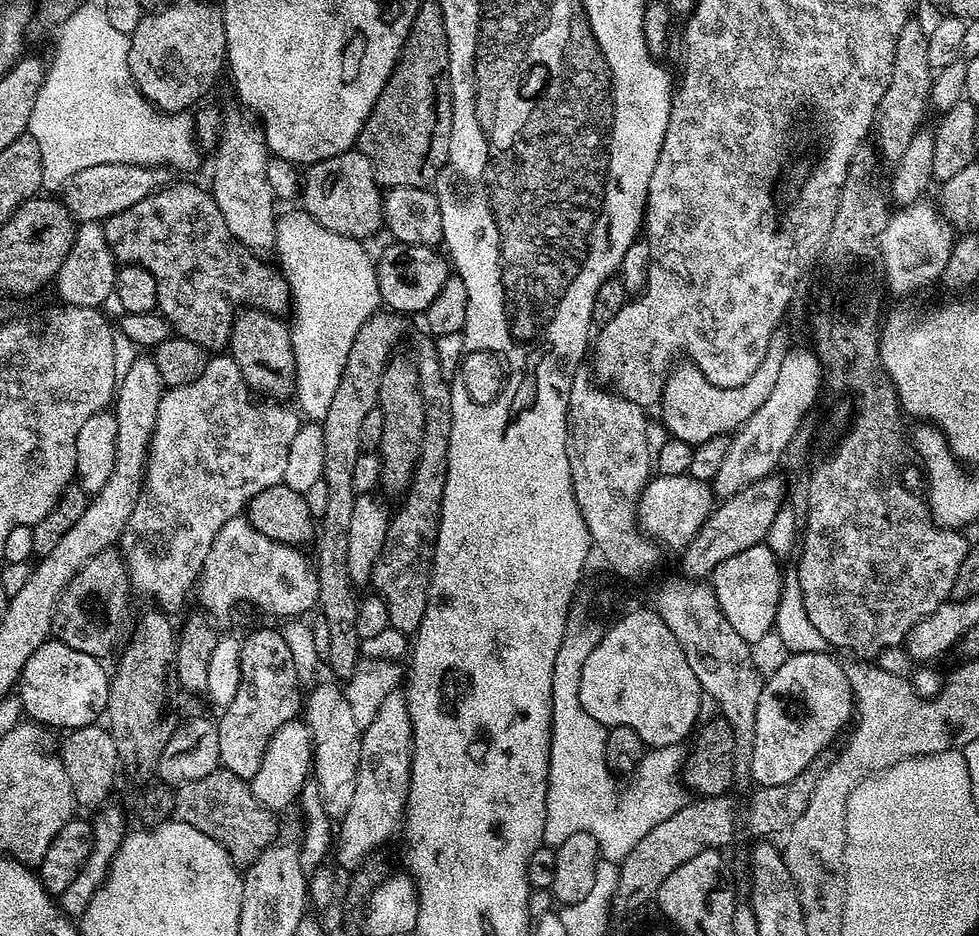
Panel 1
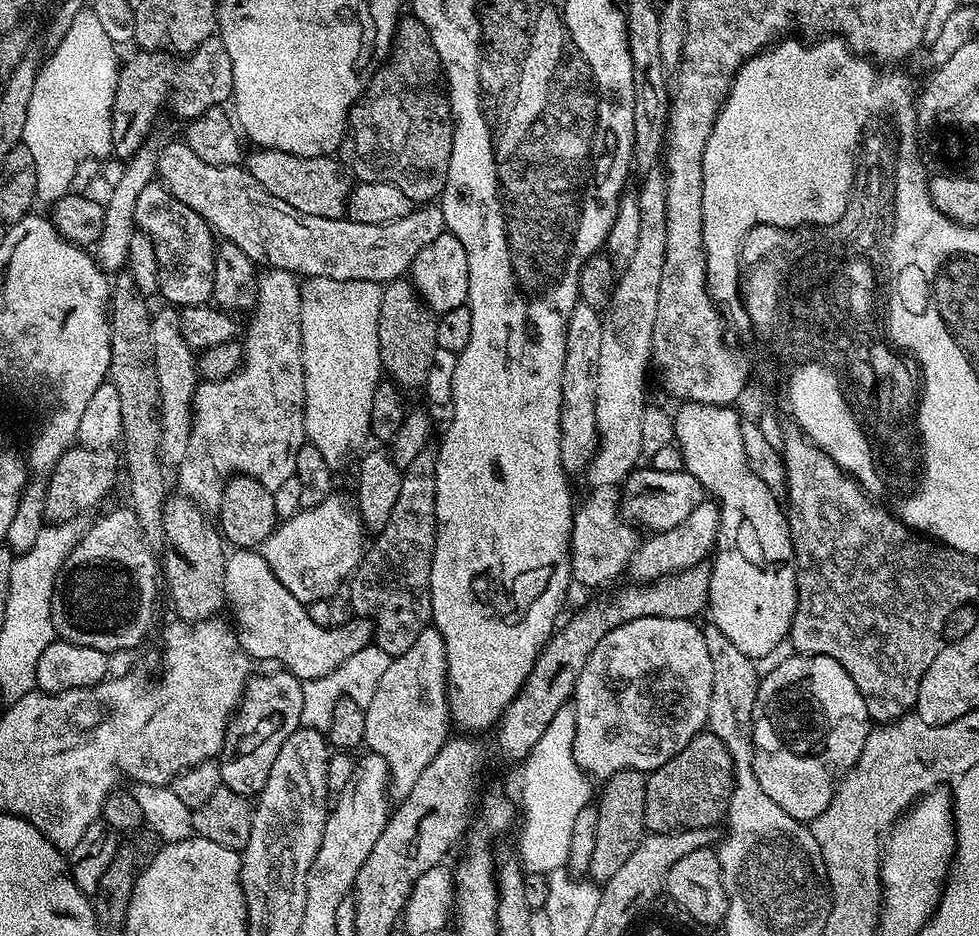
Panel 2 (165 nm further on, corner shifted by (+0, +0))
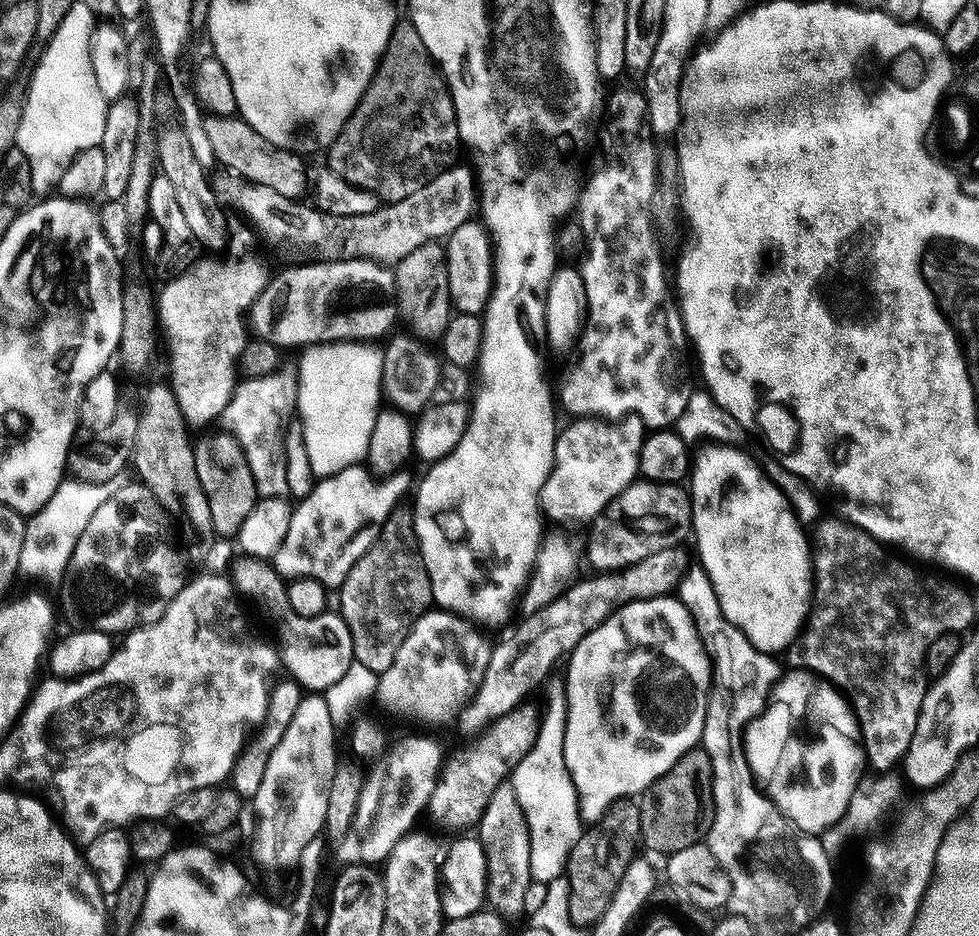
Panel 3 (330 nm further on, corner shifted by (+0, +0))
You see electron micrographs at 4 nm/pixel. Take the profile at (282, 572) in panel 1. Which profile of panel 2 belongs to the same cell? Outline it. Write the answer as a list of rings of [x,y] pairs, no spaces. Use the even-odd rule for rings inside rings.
[[[339,494],[327,496],[318,506],[305,508],[283,521],[271,532],[258,551],[264,556],[286,590],[308,605],[315,600],[333,599],[333,595],[356,571],[366,551],[366,529],[351,499]]]

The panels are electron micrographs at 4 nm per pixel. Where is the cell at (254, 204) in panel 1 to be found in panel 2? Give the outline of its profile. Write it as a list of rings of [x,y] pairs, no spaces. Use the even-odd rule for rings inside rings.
[[[264,268],[256,277],[258,282],[258,294],[256,295],[256,307],[252,320],[252,325],[247,325],[246,335],[243,337],[244,346],[244,363],[240,365],[240,369],[230,378],[222,378],[222,382],[210,382],[205,380],[197,383],[196,393],[192,396],[192,429],[190,430],[190,442],[186,446],[186,454],[181,458],[178,467],[175,469],[176,480],[180,483],[179,491],[187,496],[197,508],[205,513],[212,514],[217,511],[222,502],[222,490],[226,486],[226,482],[231,476],[237,474],[241,476],[249,476],[258,482],[262,482],[262,486],[273,490],[282,486],[282,482],[286,482],[291,476],[296,474],[296,459],[298,458],[298,450],[306,442],[304,434],[304,403],[306,402],[306,390],[304,389],[304,367],[302,366],[302,334],[300,333],[300,284],[297,277],[291,272],[282,270],[281,268]]]

